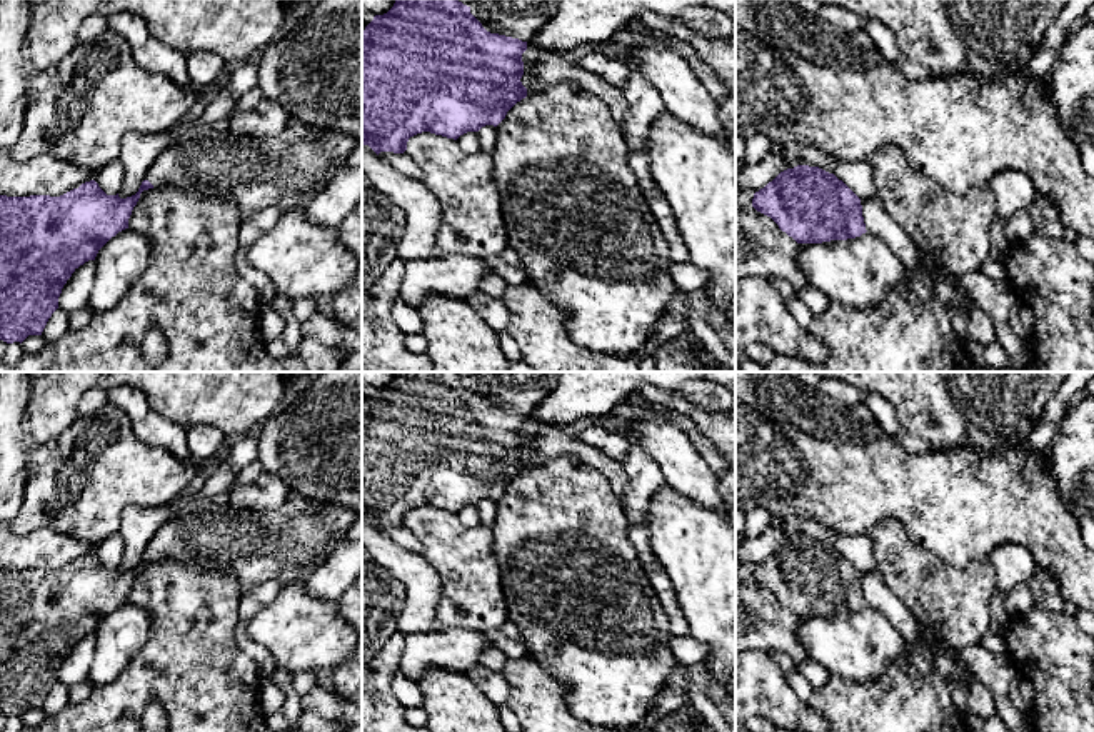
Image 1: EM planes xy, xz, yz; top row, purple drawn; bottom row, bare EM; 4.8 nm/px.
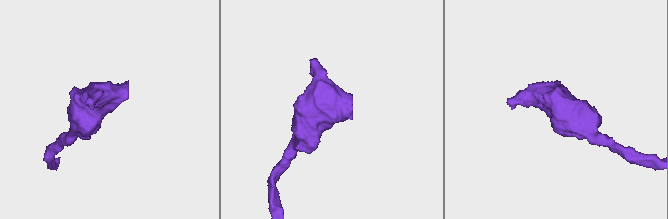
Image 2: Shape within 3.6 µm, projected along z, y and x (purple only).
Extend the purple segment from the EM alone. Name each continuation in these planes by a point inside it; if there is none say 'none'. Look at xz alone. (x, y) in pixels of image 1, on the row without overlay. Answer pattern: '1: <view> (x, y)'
1: xz (551, 442)

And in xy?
1: xy (286, 544)

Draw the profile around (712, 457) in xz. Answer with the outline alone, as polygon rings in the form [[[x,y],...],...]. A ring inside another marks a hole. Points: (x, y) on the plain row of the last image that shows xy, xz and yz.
[[[669,407],[664,409],[664,417],[674,424],[677,424],[692,440],[695,449],[705,459],[707,465],[715,472],[722,474],[724,470],[730,469],[727,460],[714,449],[714,445],[700,435],[695,424],[689,415],[677,414]]]

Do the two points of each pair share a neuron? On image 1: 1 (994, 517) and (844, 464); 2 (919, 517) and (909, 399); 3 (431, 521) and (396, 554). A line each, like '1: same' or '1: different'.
1: same
2: different
3: different

